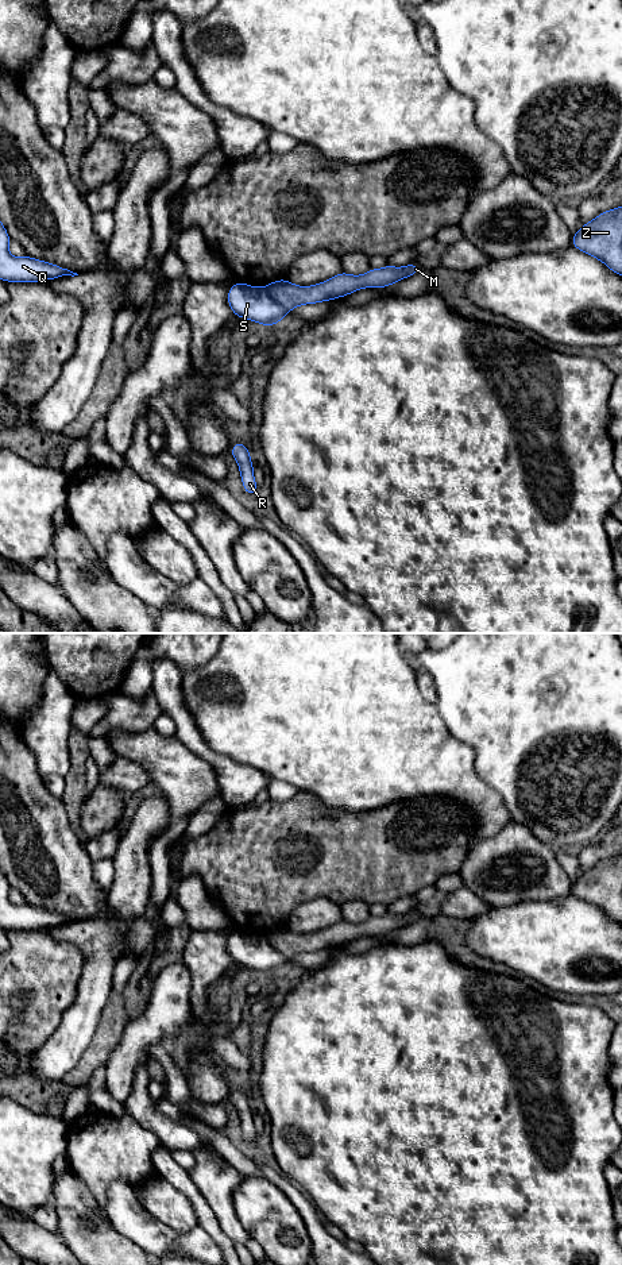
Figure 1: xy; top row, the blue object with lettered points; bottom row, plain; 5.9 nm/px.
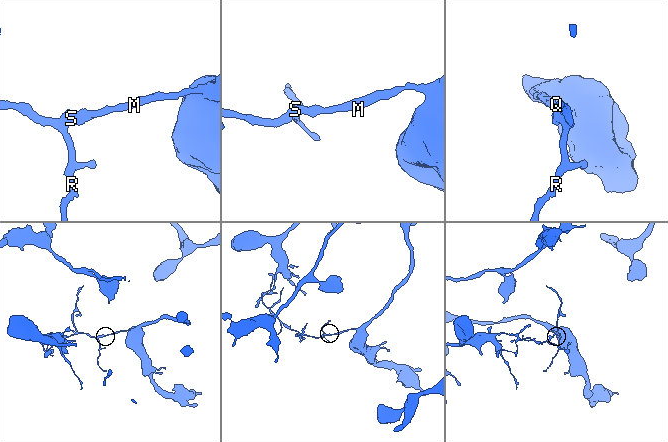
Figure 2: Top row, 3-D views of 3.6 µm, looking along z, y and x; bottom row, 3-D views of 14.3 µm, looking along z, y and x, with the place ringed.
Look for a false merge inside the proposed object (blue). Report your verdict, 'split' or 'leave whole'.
split

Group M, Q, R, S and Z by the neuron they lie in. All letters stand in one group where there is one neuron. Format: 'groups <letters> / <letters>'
groups M Z / Q R S

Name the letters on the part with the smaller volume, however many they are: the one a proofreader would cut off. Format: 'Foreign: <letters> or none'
Foreign: Q, R, S

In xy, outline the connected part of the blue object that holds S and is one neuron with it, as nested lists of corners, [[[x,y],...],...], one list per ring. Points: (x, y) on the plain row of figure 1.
[[[235,930],[227,942],[227,949],[233,964],[260,971],[270,976],[282,969],[286,963],[282,953],[268,942],[264,934]]]

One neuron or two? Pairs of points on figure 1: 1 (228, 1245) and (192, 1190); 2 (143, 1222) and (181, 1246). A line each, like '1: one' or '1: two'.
1: one
2: one

